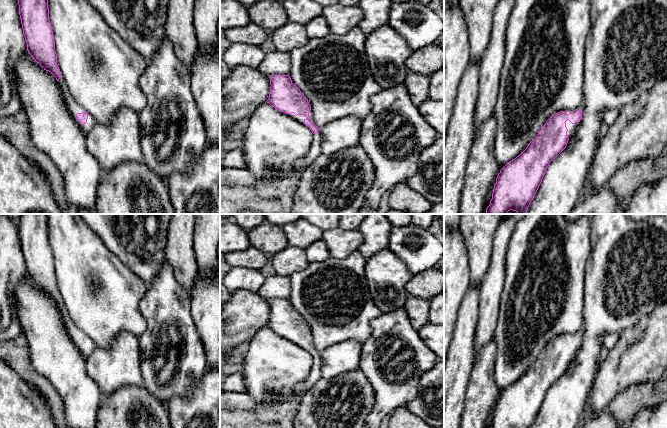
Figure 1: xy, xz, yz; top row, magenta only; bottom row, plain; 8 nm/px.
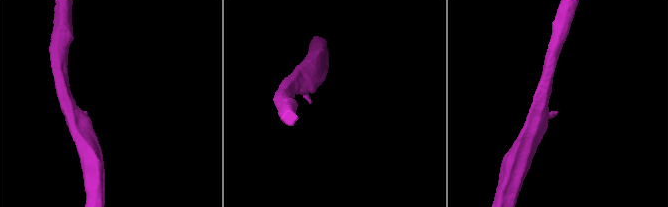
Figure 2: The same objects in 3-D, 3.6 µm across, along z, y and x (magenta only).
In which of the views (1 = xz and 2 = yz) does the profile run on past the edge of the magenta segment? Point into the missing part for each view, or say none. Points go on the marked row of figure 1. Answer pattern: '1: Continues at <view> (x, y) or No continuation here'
1: Continues at xz (315, 150)
2: Continues at yz (571, 127)

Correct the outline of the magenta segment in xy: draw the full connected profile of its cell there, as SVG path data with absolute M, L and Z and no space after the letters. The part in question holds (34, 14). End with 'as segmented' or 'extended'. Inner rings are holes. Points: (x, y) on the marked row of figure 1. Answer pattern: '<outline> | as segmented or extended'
M18 0L18 5L29 54L59 82L60 93L69 114L77 121L78 126L87 136L94 127L95 119L72 97L57 65L54 35L49 20L48 0Z | extended

